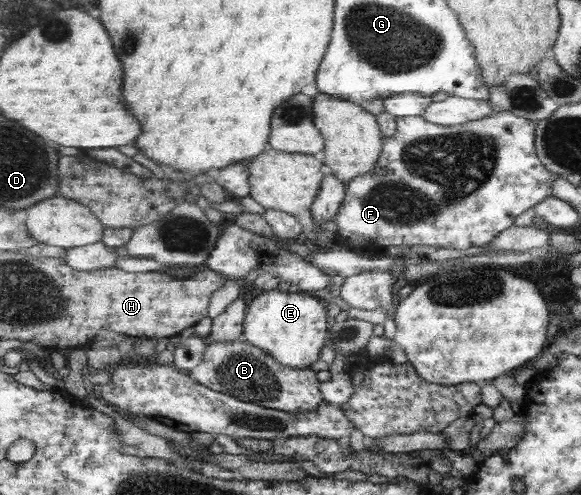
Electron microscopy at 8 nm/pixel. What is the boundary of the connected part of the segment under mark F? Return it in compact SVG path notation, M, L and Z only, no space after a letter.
M504 110L481 120L469 121L457 126L444 127L432 123L422 116L396 117L396 132L394 136L385 136L385 144L382 156L378 160L375 171L366 176L358 176L348 182L347 196L340 208L340 213L334 218L337 225L336 234L341 247L350 250L362 249L366 254L383 252L390 245L430 245L432 247L443 247L446 249L470 249L470 247L484 247L498 238L500 233L510 229L516 223L516 217L526 213L528 209L541 204L547 197L554 195L554 180L558 180L559 173L550 171L537 154L536 124L537 121L523 118L518 114Z

